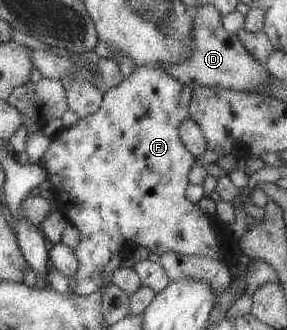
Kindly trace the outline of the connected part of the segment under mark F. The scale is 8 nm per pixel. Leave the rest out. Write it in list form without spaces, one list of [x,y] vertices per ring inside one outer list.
[[[144,66],[138,68],[124,78],[123,82],[115,88],[109,89],[103,94],[103,100],[100,109],[91,116],[80,119],[78,124],[66,128],[62,134],[58,134],[56,138],[51,138],[51,144],[44,156],[40,159],[40,164],[47,171],[48,180],[52,185],[54,200],[59,206],[61,212],[70,220],[71,225],[78,228],[80,231],[80,244],[75,252],[75,256],[79,261],[78,277],[69,279],[69,287],[76,295],[90,295],[95,292],[99,286],[100,276],[110,260],[118,251],[124,251],[123,248],[130,246],[140,246],[140,248],[147,248],[152,253],[159,257],[168,252],[177,253],[179,256],[192,257],[207,257],[214,261],[222,260],[223,250],[227,247],[228,237],[227,233],[220,230],[214,222],[212,216],[206,214],[197,203],[192,203],[185,194],[186,188],[189,186],[189,174],[194,166],[198,163],[197,159],[186,149],[184,142],[181,140],[179,134],[179,127],[190,118],[190,104],[193,90],[184,86],[182,82],[170,77],[170,74],[158,67]]]

